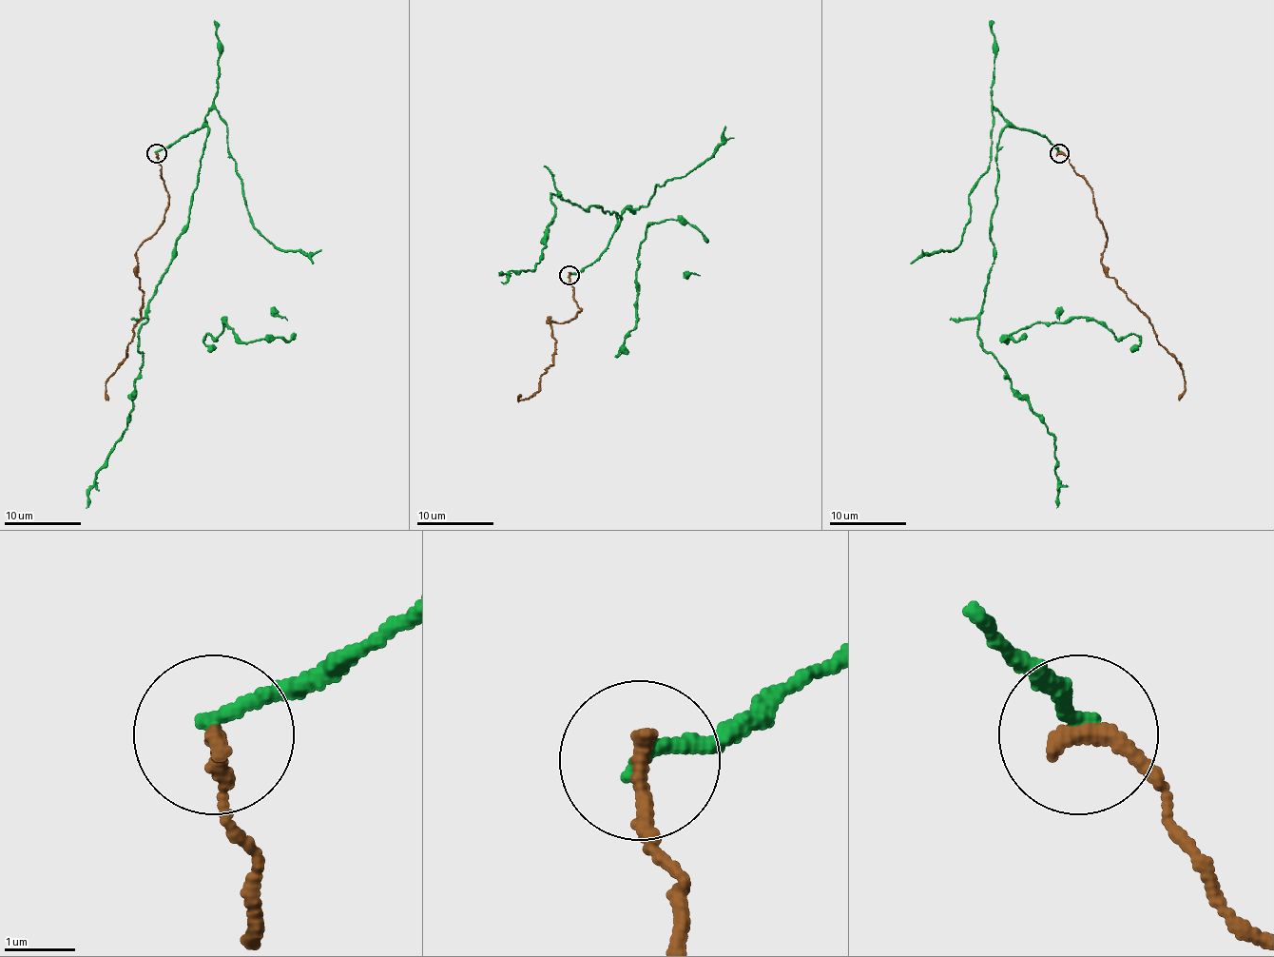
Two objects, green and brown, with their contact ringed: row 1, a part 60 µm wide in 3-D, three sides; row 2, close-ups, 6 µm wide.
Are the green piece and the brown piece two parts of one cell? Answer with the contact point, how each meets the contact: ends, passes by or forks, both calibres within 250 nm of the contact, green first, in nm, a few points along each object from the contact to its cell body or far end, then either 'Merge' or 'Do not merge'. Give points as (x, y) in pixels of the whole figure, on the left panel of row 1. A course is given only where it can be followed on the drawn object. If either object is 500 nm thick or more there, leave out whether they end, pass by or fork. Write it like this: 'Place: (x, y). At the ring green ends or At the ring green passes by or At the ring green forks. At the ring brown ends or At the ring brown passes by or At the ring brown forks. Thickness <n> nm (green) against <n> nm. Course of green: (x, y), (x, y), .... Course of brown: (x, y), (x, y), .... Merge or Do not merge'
Place: (157, 153). At the ring green ends. At the ring brown ends. Thickness 220 nm (green) against 280 nm. Course of green: (157, 152), (205, 126), (187, 227), (140, 335), (130, 421), (97, 472), (86, 508). Course of brown: (157, 152), (168, 208), (163, 224), (136, 252), (142, 316), (128, 354), (105, 383), (109, 400). Do not merge

